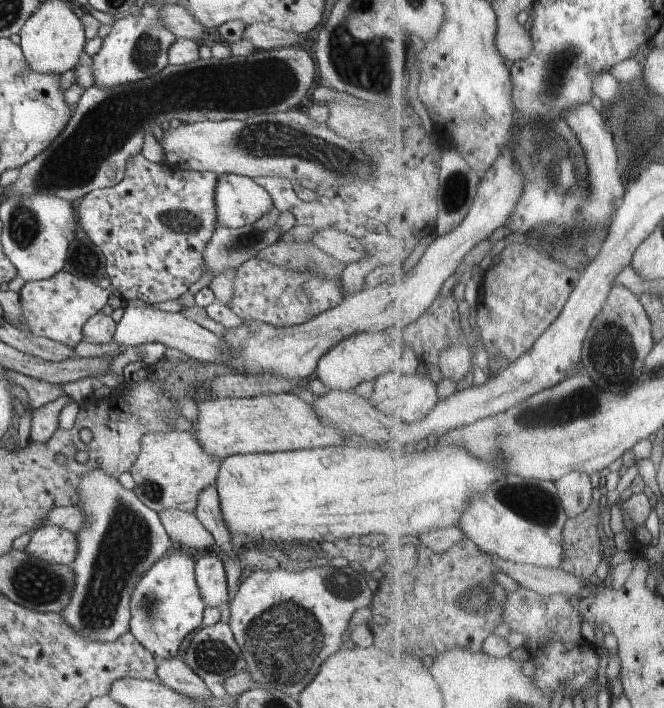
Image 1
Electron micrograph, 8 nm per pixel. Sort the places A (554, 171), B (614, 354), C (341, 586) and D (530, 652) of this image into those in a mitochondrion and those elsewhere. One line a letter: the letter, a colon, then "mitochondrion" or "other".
A: mitochondrion
B: mitochondrion
C: mitochondrion
D: other

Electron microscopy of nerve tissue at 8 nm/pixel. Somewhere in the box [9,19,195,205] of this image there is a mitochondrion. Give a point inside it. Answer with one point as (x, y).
(146, 51)

